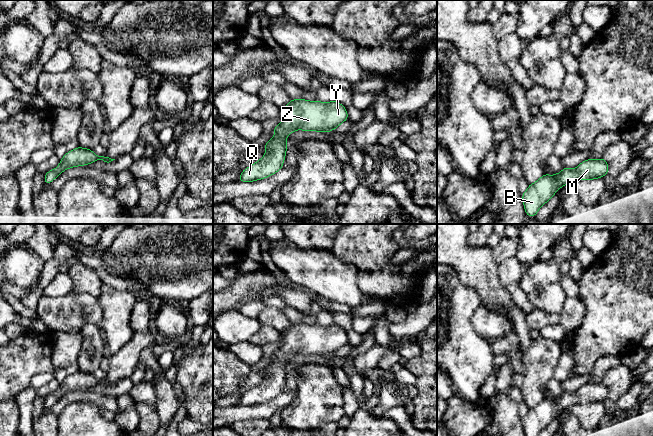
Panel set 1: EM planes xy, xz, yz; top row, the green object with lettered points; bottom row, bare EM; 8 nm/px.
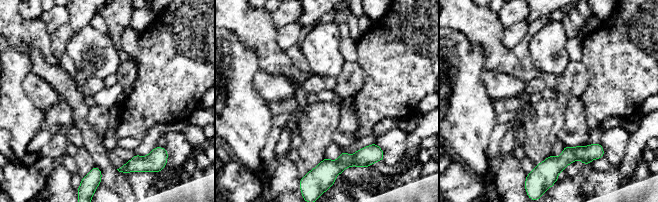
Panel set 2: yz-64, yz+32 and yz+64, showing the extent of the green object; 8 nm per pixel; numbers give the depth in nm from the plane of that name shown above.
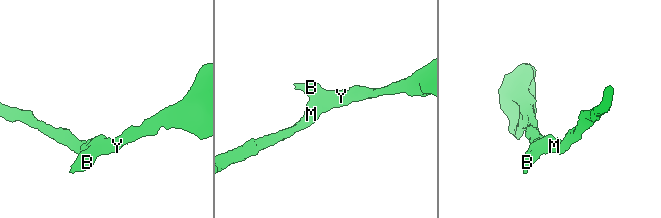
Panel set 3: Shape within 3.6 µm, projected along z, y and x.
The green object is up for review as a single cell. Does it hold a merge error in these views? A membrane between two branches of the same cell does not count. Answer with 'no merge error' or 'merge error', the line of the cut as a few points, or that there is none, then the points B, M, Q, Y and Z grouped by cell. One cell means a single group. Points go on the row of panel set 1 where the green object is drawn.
no merge error; cut none; groups B M Q Y Z

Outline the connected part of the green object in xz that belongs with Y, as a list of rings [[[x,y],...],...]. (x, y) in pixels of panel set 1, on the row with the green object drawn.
[[[303,98],[291,99],[285,107],[280,108],[280,114],[283,117],[283,121],[276,125],[276,127],[273,129],[273,132],[275,133],[274,137],[264,145],[266,151],[265,155],[260,160],[244,169],[240,174],[238,181],[253,182],[265,179],[274,175],[281,168],[283,168],[288,147],[286,138],[292,132],[296,130],[332,132],[344,121],[349,120],[346,108],[335,100],[323,103],[318,100],[308,101]]]

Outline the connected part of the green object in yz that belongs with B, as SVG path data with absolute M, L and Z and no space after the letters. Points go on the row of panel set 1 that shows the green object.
M587 159L581 162L575 169L563 167L560 173L555 175L543 174L536 182L528 185L521 195L524 210L528 217L534 217L538 210L547 203L556 191L571 180L596 180L608 175L609 166L605 159Z

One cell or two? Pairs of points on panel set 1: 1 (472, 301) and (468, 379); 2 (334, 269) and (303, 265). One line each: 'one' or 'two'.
1: one
2: one

